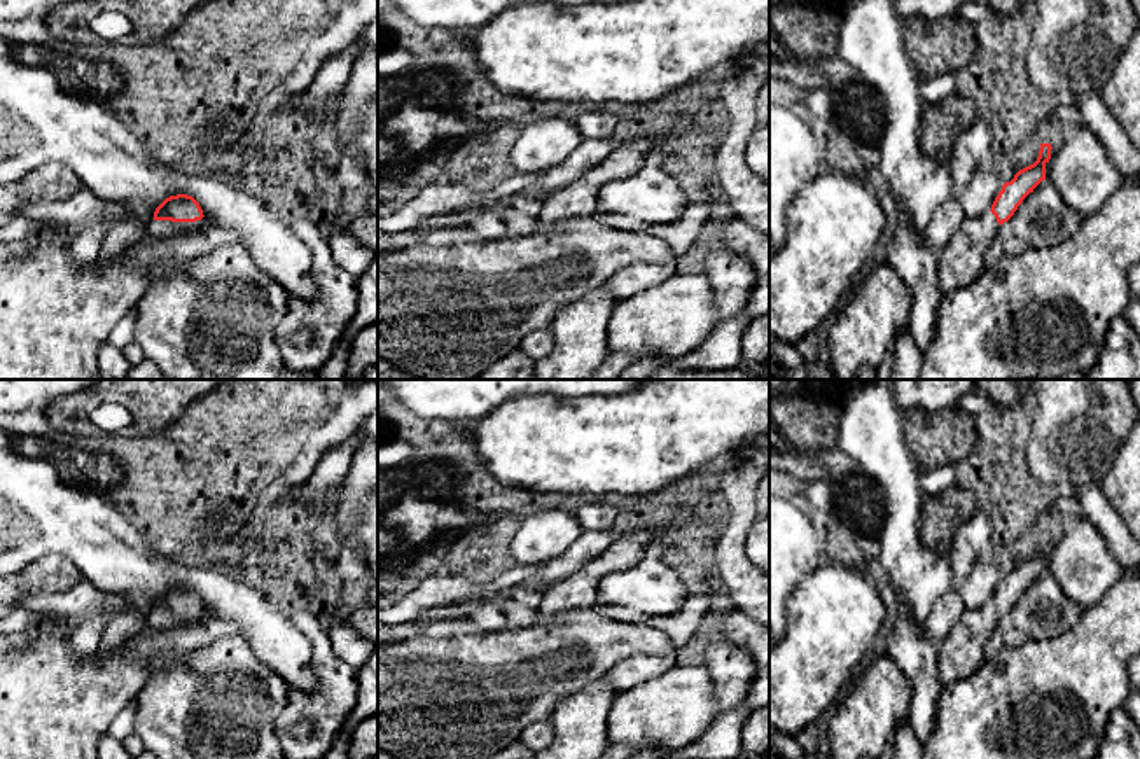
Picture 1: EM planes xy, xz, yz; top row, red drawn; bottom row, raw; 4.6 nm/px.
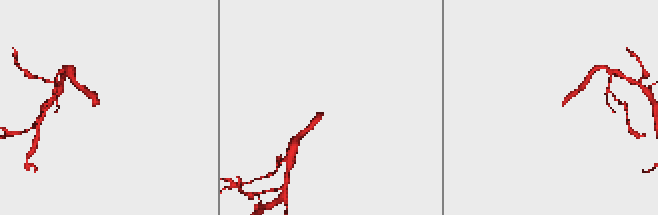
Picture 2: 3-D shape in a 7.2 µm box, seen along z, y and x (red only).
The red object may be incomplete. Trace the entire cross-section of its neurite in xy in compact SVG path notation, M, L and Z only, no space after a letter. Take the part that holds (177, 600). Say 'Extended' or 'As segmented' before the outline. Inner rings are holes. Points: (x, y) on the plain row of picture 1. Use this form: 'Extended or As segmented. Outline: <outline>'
Extended. Outline: M187 586L166 589L154 603L154 612L147 619L150 630L189 628L201 623L203 602Z

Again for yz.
Extended. Outline: M1040 535L1037 553L1019 561L1011 574L1002 577L991 602L976 610L967 609L949 633L937 644L942 684L965 680L979 670L984 663L986 644L998 628L998 619L1046 572L1046 556L1051 551L1051 540L1051 535Z

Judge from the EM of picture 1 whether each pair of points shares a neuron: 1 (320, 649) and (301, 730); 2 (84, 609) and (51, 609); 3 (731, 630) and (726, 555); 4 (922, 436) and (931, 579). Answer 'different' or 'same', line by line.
1: same
2: same
3: different
4: different

